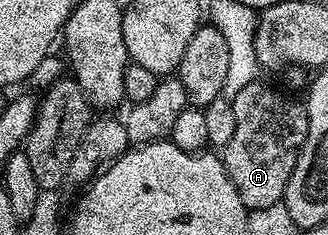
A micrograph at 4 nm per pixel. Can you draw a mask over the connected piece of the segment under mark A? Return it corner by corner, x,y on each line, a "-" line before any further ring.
262,82
245,86
232,103
236,110
236,131
220,155
232,186
236,186
236,194
240,194
240,202
248,210
283,203
288,178
292,178
292,170
308,138
305,103

